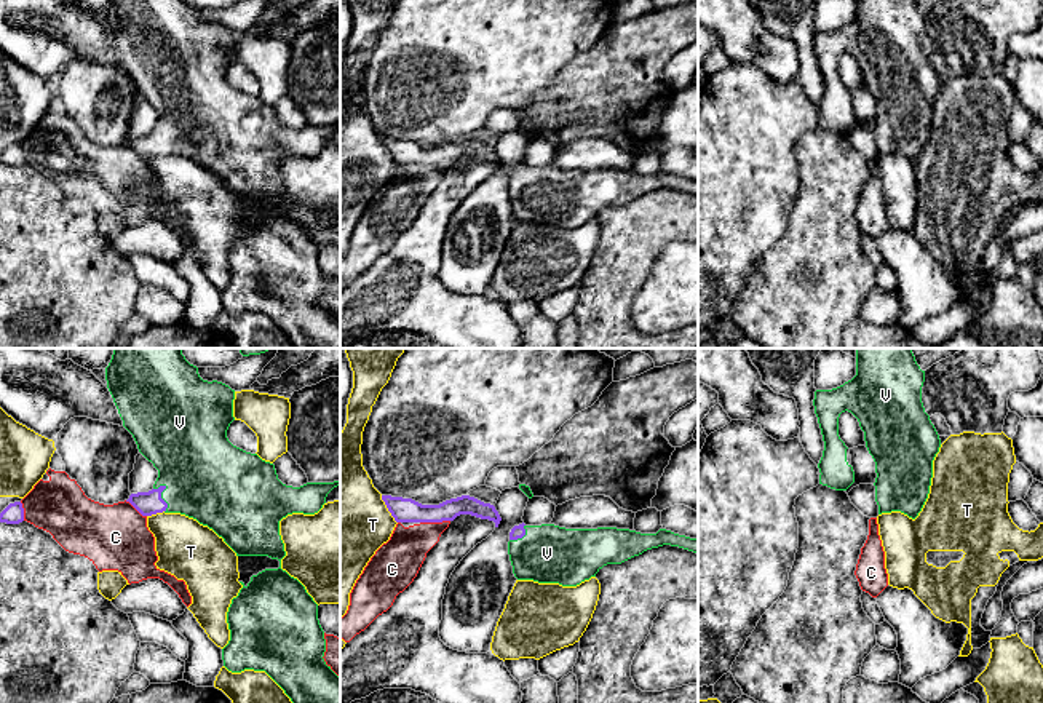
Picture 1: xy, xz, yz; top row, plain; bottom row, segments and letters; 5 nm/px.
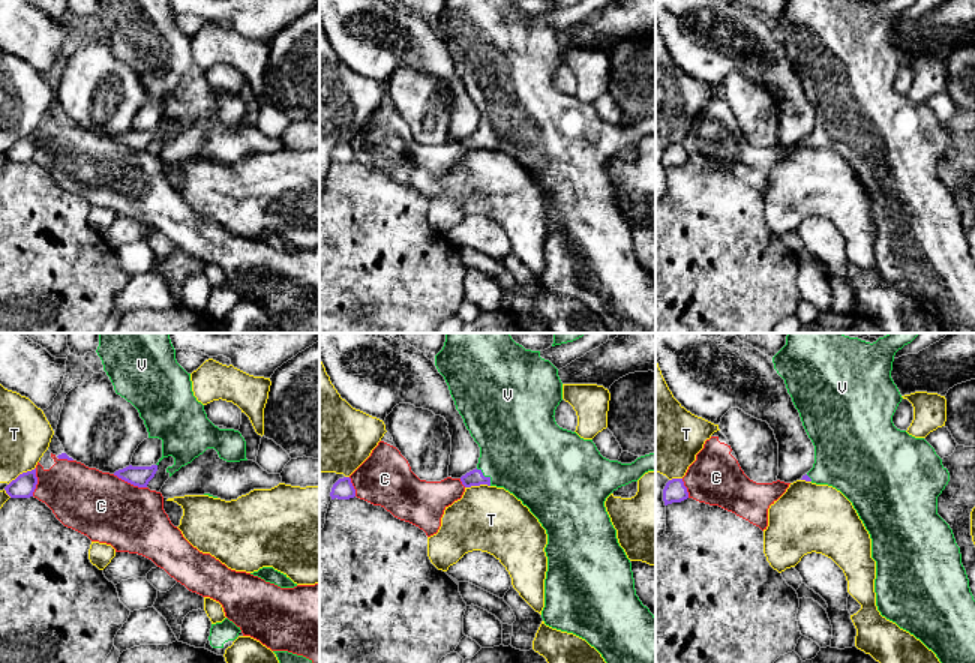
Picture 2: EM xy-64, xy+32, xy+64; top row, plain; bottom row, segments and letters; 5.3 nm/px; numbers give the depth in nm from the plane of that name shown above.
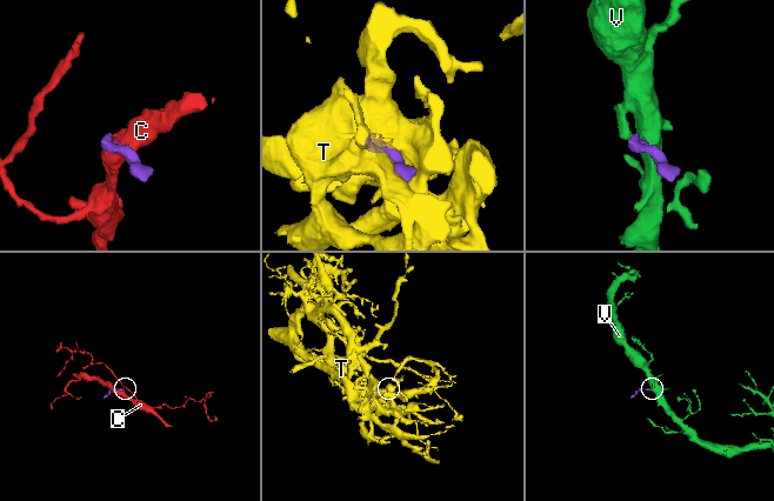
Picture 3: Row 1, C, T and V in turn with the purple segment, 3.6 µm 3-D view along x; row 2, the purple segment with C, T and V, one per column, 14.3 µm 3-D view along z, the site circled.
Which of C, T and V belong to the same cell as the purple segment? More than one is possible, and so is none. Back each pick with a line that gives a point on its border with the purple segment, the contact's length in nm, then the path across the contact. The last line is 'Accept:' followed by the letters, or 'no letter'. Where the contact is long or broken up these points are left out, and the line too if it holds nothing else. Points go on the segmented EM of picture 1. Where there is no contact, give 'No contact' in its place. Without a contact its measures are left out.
V: Touches purple at xy (160, 497). Shared border 150 nm. Path across: xy (147, 504), (160, 497), (205, 476)
Accept: V

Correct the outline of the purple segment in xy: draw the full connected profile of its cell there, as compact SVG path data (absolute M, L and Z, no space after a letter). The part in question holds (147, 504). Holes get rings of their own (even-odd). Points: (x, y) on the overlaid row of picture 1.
M113 348L105 380L123 427L158 470L153 489L131 494L126 502L142 516L165 511L193 518L222 537L236 556L280 561L278 569L252 575L248 585L240 582L243 588L227 612L230 641L222 649L224 666L232 673L265 671L292 703L340 703L340 677L323 658L326 639L318 604L297 578L281 569L286 551L280 535L283 518L318 513L340 481L286 486L273 463L233 446L227 430L235 420L235 390L217 380L203 380L180 348Z

